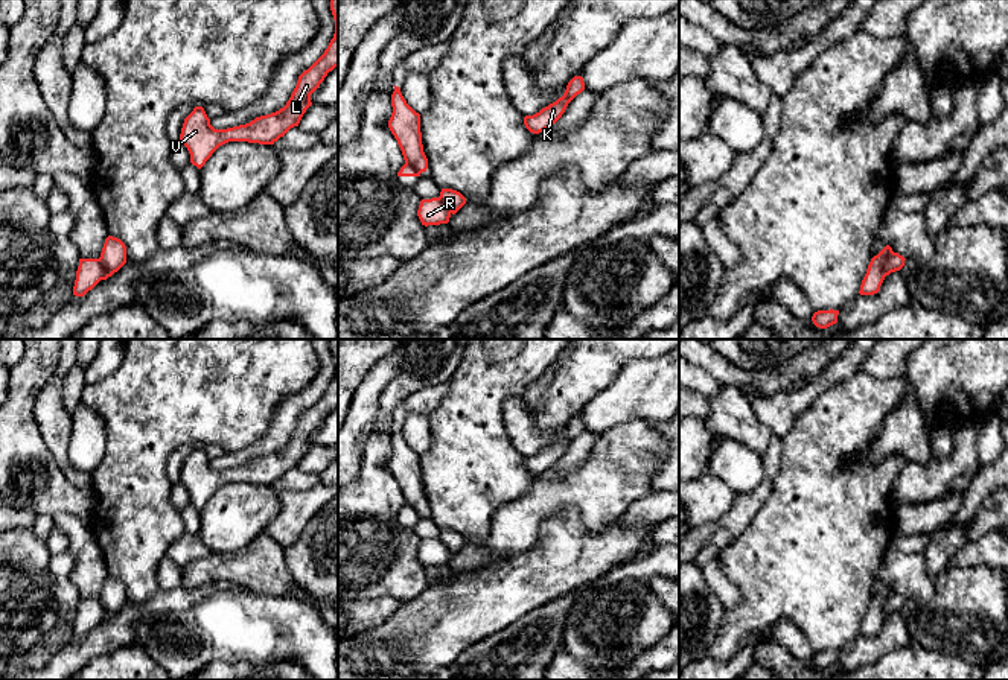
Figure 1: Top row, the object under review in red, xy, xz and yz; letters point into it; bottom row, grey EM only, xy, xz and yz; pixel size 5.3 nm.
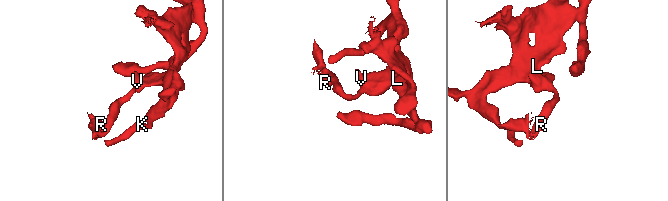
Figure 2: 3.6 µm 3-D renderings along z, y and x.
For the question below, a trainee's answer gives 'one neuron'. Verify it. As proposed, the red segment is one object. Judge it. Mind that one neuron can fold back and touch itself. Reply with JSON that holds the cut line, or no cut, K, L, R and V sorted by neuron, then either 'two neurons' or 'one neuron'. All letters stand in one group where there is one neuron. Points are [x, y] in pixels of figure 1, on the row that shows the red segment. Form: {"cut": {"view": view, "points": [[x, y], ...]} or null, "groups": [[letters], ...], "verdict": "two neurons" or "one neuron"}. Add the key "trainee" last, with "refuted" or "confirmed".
{"cut": {"view": "yz", "points": [[894, 253], [883, 265], [883, 276]]}, "groups": [["K", "L", "V"], ["R"]], "verdict": "two neurons", "trainee": "refuted"}

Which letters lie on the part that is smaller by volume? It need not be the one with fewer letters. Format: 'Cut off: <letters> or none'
Cut off: R

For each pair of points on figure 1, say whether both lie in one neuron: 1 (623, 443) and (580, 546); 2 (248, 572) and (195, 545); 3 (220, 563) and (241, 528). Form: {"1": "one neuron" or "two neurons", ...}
{"1": "two neurons", "2": "two neurons", "3": "two neurons"}

